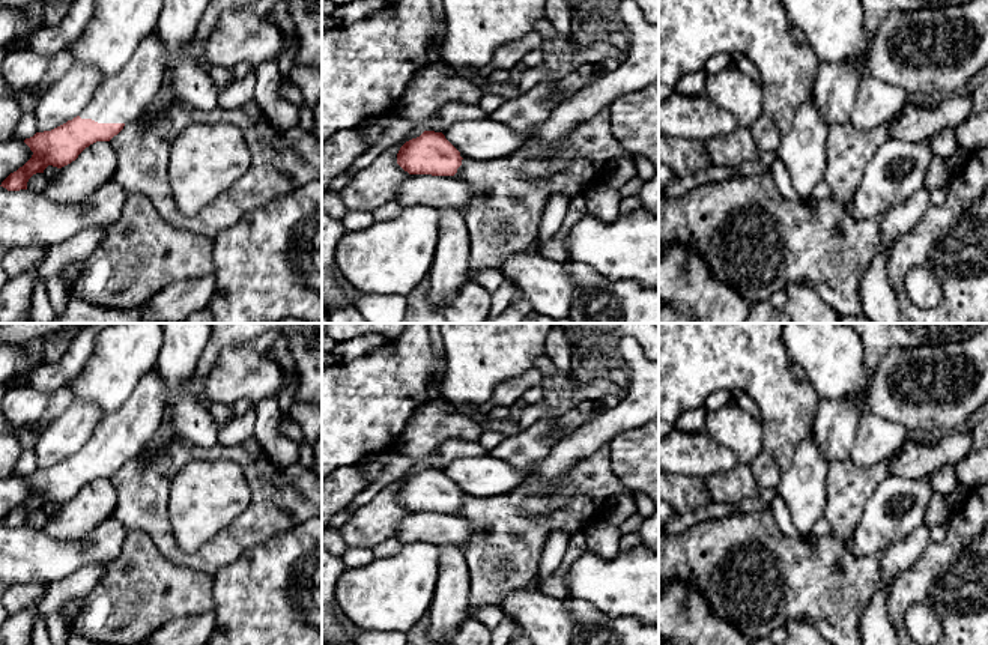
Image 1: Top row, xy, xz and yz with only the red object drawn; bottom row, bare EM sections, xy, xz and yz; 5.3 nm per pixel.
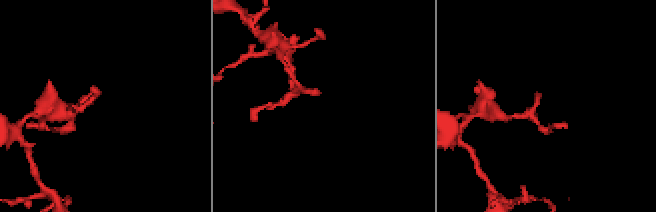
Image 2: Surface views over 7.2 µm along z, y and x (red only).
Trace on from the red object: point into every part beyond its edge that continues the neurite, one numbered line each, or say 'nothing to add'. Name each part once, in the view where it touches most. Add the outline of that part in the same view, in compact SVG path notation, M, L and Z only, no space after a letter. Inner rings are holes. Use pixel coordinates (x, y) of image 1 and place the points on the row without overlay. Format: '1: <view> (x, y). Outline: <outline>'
1: xy (122, 435). Outline: M155 367L138 380L125 404L105 416L80 454L98 460L131 460L153 441L167 403L165 383Z

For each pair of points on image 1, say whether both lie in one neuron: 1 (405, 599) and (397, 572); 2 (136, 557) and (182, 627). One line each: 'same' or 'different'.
1: same
2: different

